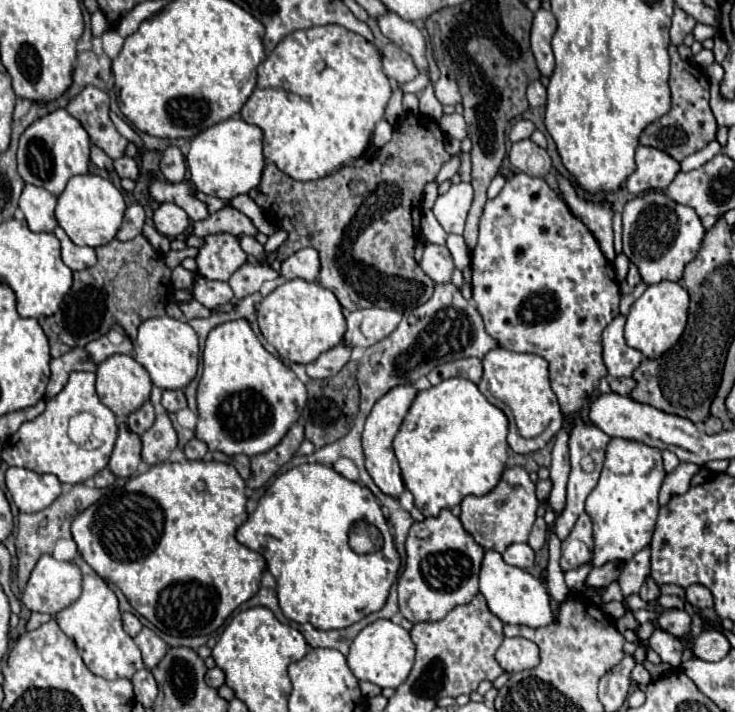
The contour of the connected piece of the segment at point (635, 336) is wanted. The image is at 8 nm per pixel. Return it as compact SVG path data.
M662 281L656 285L648 285L640 299L636 299L630 307L630 313L626 317L626 343L634 349L638 349L644 357L656 359L662 357L674 343L678 343L686 321L688 321L688 291L674 281Z

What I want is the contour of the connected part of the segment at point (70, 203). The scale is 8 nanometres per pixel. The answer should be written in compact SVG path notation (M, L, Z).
M88 173L88 175L76 175L68 181L66 189L58 197L56 221L72 239L72 243L80 247L96 249L110 243L116 237L124 219L124 211L126 211L126 203L122 193L108 179Z

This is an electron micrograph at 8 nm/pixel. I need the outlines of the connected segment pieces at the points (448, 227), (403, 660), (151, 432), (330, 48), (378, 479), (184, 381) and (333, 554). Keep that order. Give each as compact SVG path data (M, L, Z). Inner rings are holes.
M458 183L458 185L452 185L446 195L436 199L436 205L432 211L446 233L456 233L456 235L464 233L464 223L468 217L468 209L472 205L472 197L474 197L472 185Z
M378 619L370 625L366 625L356 639L350 645L348 653L348 667L350 671L360 679L360 681L370 681L380 687L398 687L406 681L406 677L412 671L414 665L414 643L410 639L410 633L402 629L400 625L388 621L388 619Z
M168 413L156 415L154 425L142 435L142 461L146 465L164 463L178 445L176 429Z
M322 25L322 27L312 27L306 31L294 31L276 45L276 49L268 55L268 59L258 65L258 85L256 85L254 93L250 95L250 99L244 103L240 115L246 123L258 125L264 131L264 157L268 161L272 161L282 173L286 173L288 177L292 177L296 181L312 181L312 179L322 179L322 177L330 175L332 171L340 169L344 163L358 159L366 151L370 137L372 137L372 131L374 131L374 125L384 117L384 107L386 107L390 95L392 95L392 87L390 87L388 77L382 71L380 53L374 49L374 45L368 43L362 35L348 31L346 27Z
M412 385L394 387L394 391L388 391L374 405L372 413L366 419L364 433L362 433L362 447L364 447L364 455L366 455L366 471L370 473L374 483L380 487L380 491L388 497L394 497L394 499L398 499L404 493L404 483L402 483L402 475L400 475L400 467L398 467L394 449L392 449L392 439L398 433L400 423L402 423L402 419L404 419L414 397L416 397L416 391Z
M164 315L146 319L138 327L134 359L150 373L152 383L160 389L184 389L196 377L200 363L198 353L198 335L194 335L194 329L184 321Z
M304 463L278 475L268 491L260 497L256 511L236 531L236 539L252 551L258 551L266 559L268 571L278 583L276 593L286 619L300 625L312 623L314 627L324 631L350 627L368 613L378 611L386 603L390 585L394 583L400 569L400 557L394 549L394 539L372 491L356 481L344 479L330 465L322 463ZM360 519L378 527L384 537L384 545L374 553L358 555L348 545L350 525Z

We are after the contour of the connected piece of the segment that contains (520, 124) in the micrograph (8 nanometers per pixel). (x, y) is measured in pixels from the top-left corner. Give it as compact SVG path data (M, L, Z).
M520 119L520 121L516 121L514 125L512 125L512 129L510 129L510 141L514 143L514 141L522 141L522 139L528 139L532 133L534 133L534 123L532 121L526 121L526 119Z

